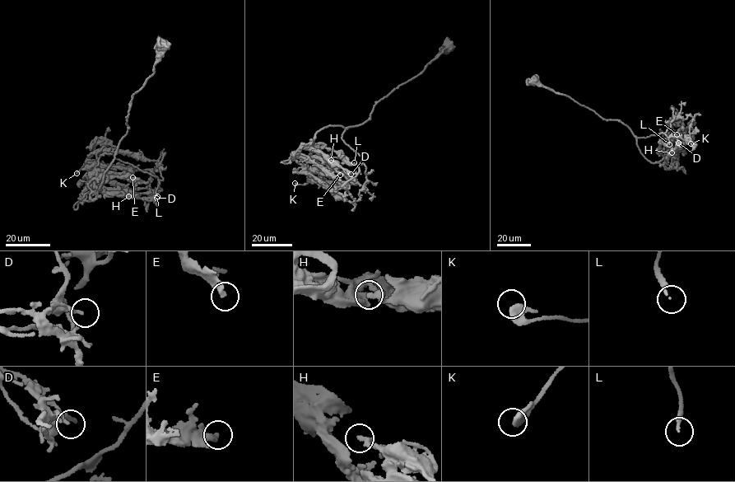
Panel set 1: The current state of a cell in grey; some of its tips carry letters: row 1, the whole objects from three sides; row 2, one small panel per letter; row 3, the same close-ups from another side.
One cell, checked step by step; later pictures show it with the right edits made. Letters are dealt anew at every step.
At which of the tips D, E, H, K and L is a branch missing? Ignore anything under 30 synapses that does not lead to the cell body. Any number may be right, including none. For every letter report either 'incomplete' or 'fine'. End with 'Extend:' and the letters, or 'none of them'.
D: fine
E: incomplete
H: fine
K: fine
L: incomplete
Extend: E, L

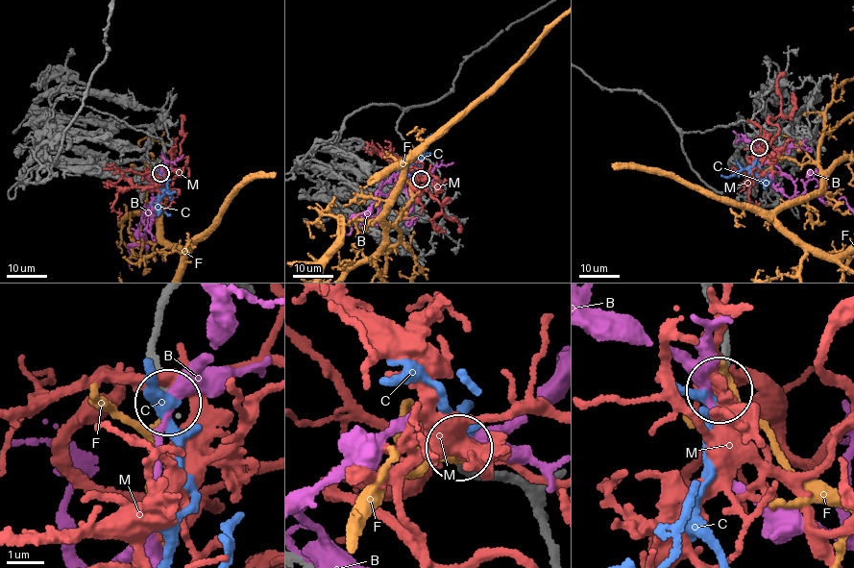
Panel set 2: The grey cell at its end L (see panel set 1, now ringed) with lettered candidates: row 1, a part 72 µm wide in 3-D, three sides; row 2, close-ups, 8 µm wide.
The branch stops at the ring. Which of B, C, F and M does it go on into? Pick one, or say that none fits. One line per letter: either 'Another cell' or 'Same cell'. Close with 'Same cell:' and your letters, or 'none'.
B: Another cell
C: Another cell
F: Another cell
M: Another cell
Same cell: none

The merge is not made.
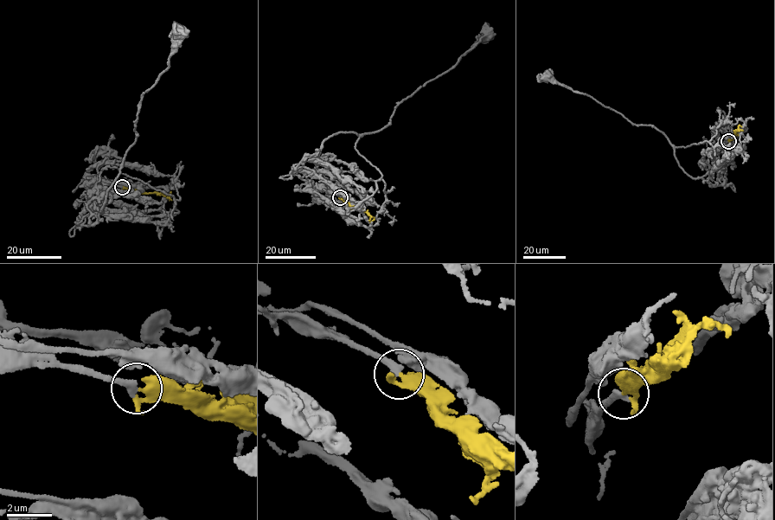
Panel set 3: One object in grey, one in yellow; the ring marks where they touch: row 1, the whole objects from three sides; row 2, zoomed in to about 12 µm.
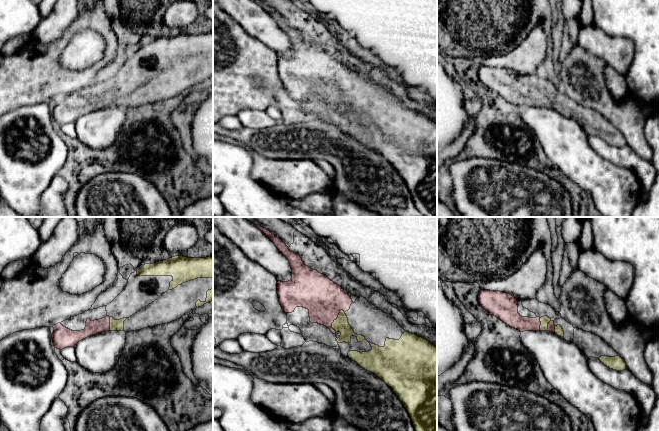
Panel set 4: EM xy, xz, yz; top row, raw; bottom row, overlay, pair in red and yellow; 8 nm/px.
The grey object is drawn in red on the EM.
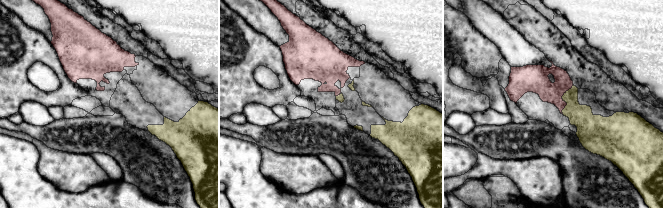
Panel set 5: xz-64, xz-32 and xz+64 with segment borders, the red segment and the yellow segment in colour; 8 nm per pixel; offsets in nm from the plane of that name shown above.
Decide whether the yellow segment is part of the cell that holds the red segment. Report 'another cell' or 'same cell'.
same cell

